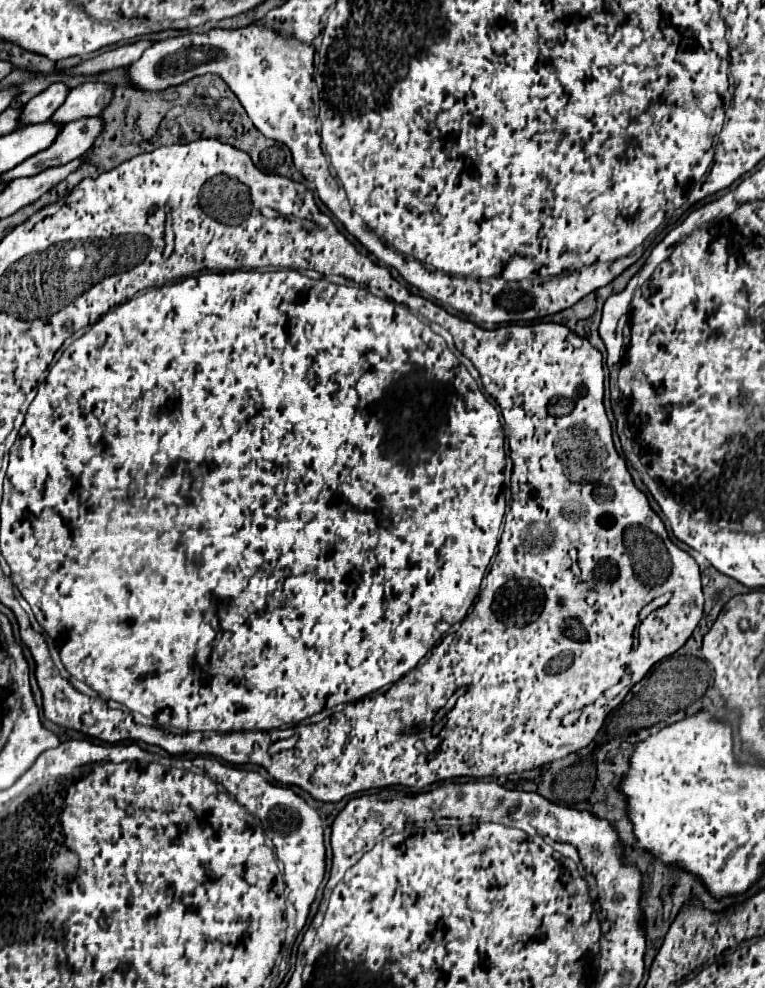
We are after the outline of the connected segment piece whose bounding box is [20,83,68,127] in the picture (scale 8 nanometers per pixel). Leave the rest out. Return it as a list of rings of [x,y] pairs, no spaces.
[[[54,83],[34,99],[30,99],[20,113],[20,127],[44,123],[52,117],[52,113],[64,103],[68,95],[68,87],[64,83]]]

